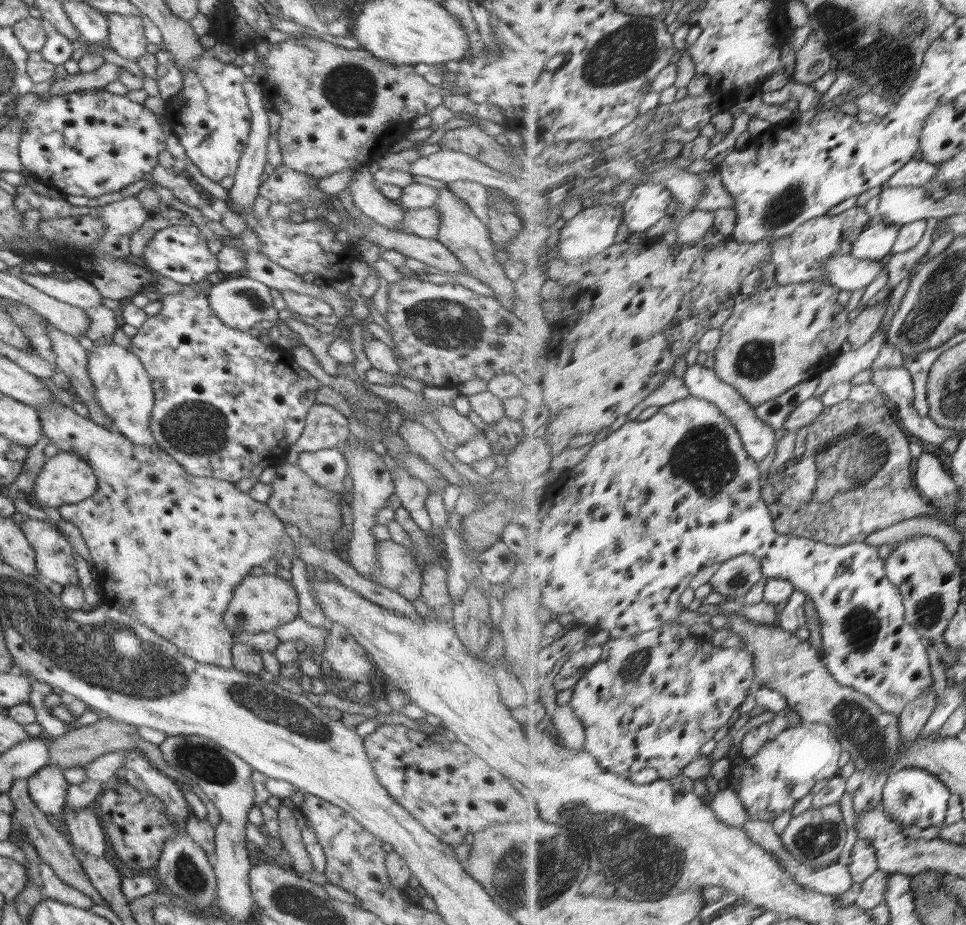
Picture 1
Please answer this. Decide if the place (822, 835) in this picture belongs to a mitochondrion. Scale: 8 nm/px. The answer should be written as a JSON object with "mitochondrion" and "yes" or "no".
{"mitochondrion":"yes"}

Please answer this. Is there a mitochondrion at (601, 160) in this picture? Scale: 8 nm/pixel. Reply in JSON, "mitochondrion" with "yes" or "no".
{"mitochondrion":"no"}

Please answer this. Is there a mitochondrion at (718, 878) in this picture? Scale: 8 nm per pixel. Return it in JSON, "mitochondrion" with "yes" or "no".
{"mitochondrion":"no"}

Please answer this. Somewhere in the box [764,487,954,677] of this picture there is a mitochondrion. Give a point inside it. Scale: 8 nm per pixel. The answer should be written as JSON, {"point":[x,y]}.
{"point":[860,627]}

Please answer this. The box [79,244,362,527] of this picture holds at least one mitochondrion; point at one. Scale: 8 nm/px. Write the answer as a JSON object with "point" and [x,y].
{"point":[192,428]}

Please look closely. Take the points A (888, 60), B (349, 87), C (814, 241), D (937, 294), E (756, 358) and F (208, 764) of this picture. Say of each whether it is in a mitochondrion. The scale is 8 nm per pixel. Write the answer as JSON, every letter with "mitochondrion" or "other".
{"A":"mitochondrion","B":"mitochondrion","C":"mitochondrion","D":"mitochondrion","E":"mitochondrion","F":"mitochondrion"}

